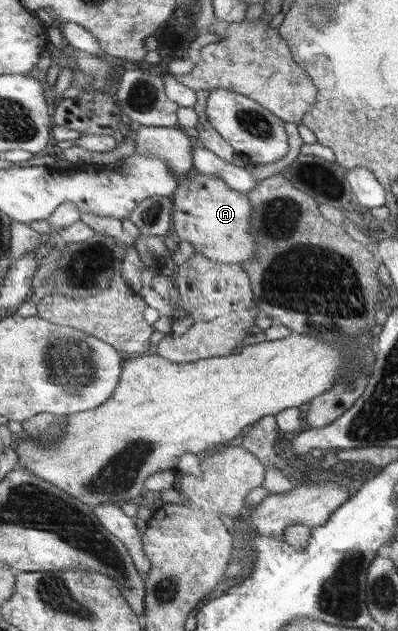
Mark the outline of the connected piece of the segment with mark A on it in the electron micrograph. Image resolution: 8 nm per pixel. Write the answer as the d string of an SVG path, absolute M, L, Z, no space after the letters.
M196 175L178 187L172 197L174 203L174 230L181 241L190 241L200 256L223 265L239 265L253 253L253 243L248 235L247 223L251 201L247 195L232 191L219 177Z

